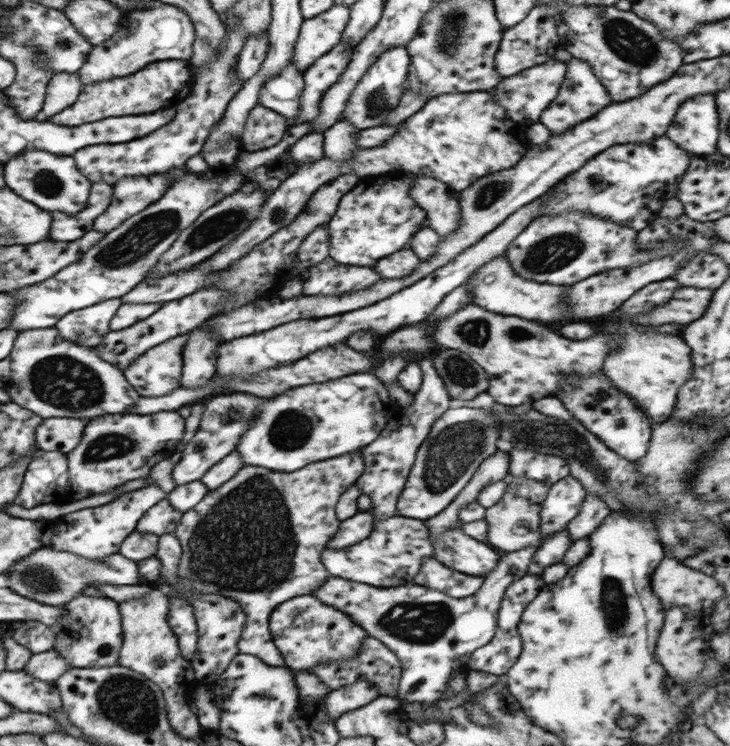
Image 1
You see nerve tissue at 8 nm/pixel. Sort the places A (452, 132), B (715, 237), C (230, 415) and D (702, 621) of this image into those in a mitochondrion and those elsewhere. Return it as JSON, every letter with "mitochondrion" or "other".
{"A":"other","B":"other","C":"mitochondrion","D":"other"}

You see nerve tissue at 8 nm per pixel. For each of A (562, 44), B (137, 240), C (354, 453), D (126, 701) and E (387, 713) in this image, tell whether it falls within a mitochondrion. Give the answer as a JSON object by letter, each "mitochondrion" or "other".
{"A":"other","B":"mitochondrion","C":"other","D":"mitochondrion","E":"other"}

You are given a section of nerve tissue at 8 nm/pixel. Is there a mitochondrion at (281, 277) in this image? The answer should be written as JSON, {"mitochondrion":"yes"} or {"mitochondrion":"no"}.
{"mitochondrion":"no"}

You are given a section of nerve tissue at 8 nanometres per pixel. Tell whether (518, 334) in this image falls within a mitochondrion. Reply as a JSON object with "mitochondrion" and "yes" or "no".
{"mitochondrion":"no"}

